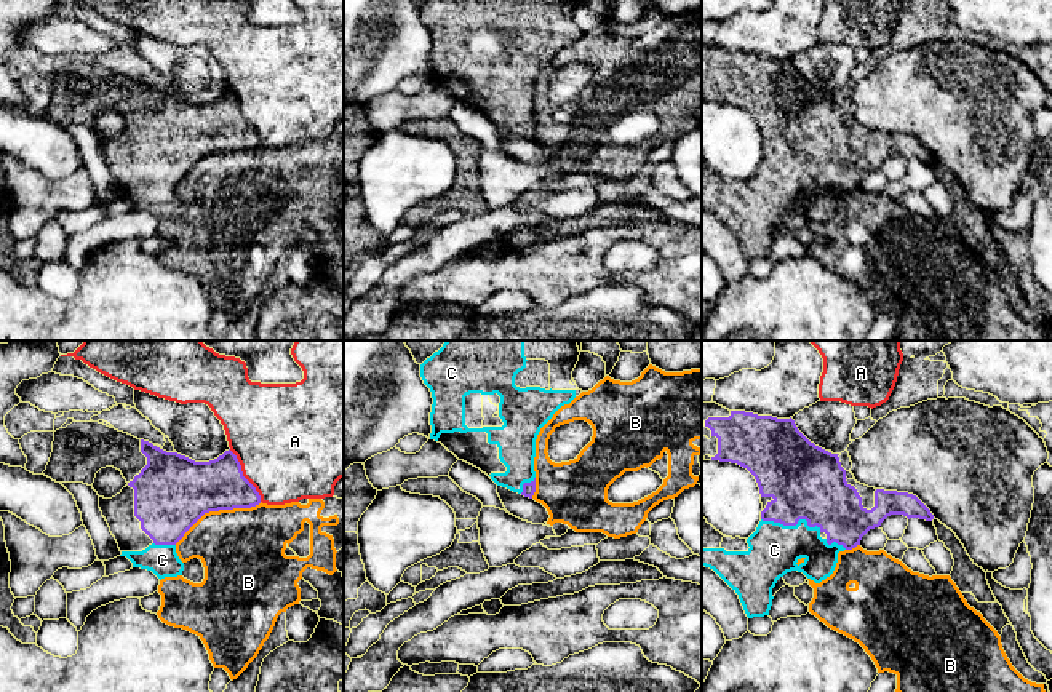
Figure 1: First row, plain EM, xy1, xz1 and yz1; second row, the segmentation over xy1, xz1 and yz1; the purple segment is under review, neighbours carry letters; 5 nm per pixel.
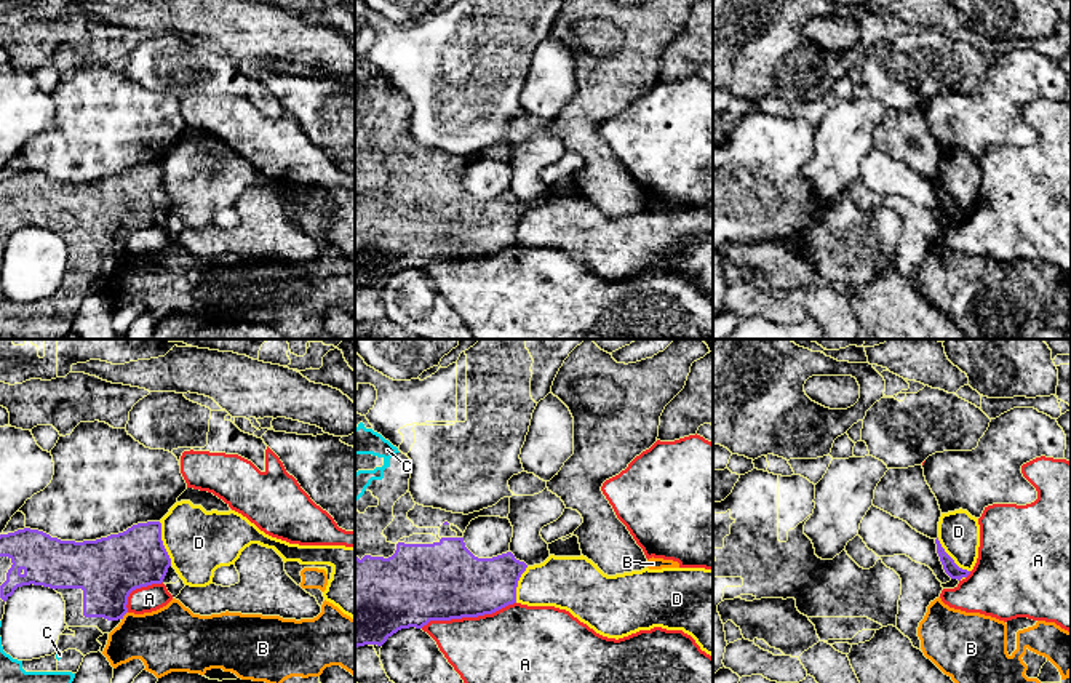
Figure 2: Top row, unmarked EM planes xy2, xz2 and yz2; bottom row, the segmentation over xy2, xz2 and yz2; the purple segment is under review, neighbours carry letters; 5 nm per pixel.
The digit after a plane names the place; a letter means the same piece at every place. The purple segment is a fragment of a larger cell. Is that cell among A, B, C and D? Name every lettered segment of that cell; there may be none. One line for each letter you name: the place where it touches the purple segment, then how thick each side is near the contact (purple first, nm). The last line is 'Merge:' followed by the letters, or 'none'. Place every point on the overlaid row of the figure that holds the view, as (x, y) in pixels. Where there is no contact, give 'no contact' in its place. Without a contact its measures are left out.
C: contact yz1 (792, 524); calibres 380 and 260 nm
Merge: C

